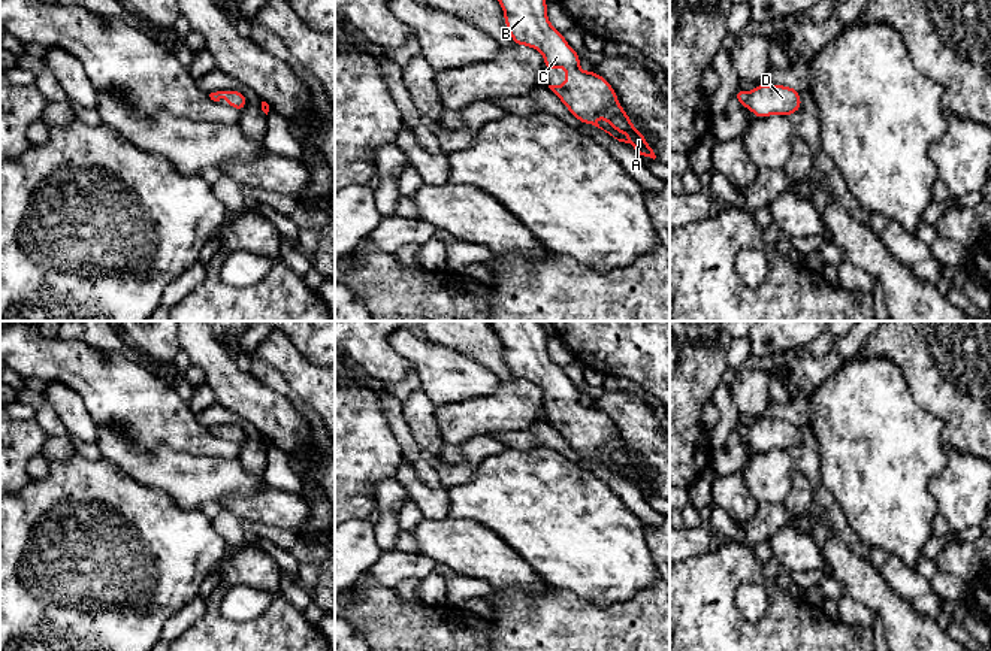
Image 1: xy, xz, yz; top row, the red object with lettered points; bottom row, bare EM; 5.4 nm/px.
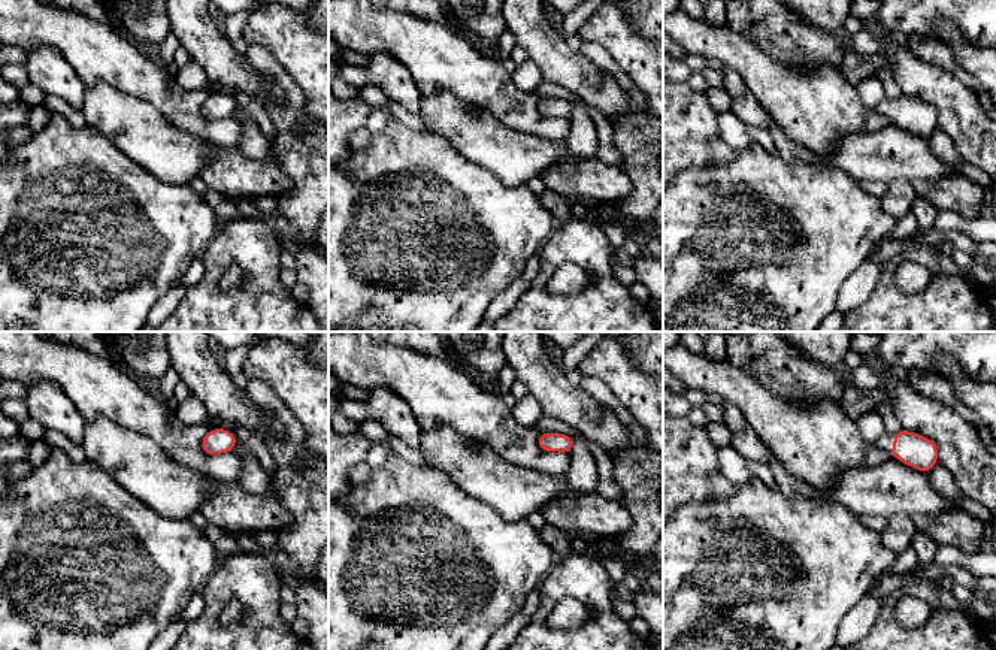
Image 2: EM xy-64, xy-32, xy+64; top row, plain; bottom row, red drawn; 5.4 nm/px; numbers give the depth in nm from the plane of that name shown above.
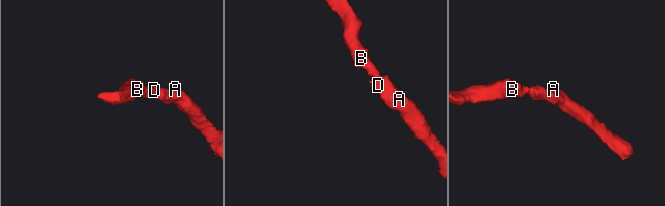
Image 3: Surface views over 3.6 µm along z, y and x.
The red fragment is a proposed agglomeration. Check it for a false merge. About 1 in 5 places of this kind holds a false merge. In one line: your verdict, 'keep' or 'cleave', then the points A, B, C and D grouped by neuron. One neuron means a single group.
keep; A B C D

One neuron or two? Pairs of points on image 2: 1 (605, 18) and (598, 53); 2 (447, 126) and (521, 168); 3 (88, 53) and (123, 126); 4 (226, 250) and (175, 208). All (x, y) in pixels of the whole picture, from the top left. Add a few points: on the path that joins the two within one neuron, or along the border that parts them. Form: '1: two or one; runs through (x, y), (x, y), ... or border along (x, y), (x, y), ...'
1: two; border along (583, 39), (598, 42), (623, 70)
2: one; runs through (465, 129), (503, 151)
3: two; border along (87, 87), (96, 82), (108, 82), (135, 97)
4: two; border along (220, 221), (218, 232), (199, 256)

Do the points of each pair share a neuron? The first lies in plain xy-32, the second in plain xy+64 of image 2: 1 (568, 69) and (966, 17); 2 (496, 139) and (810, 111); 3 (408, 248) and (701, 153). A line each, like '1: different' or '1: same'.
1: different
2: different
3: different

